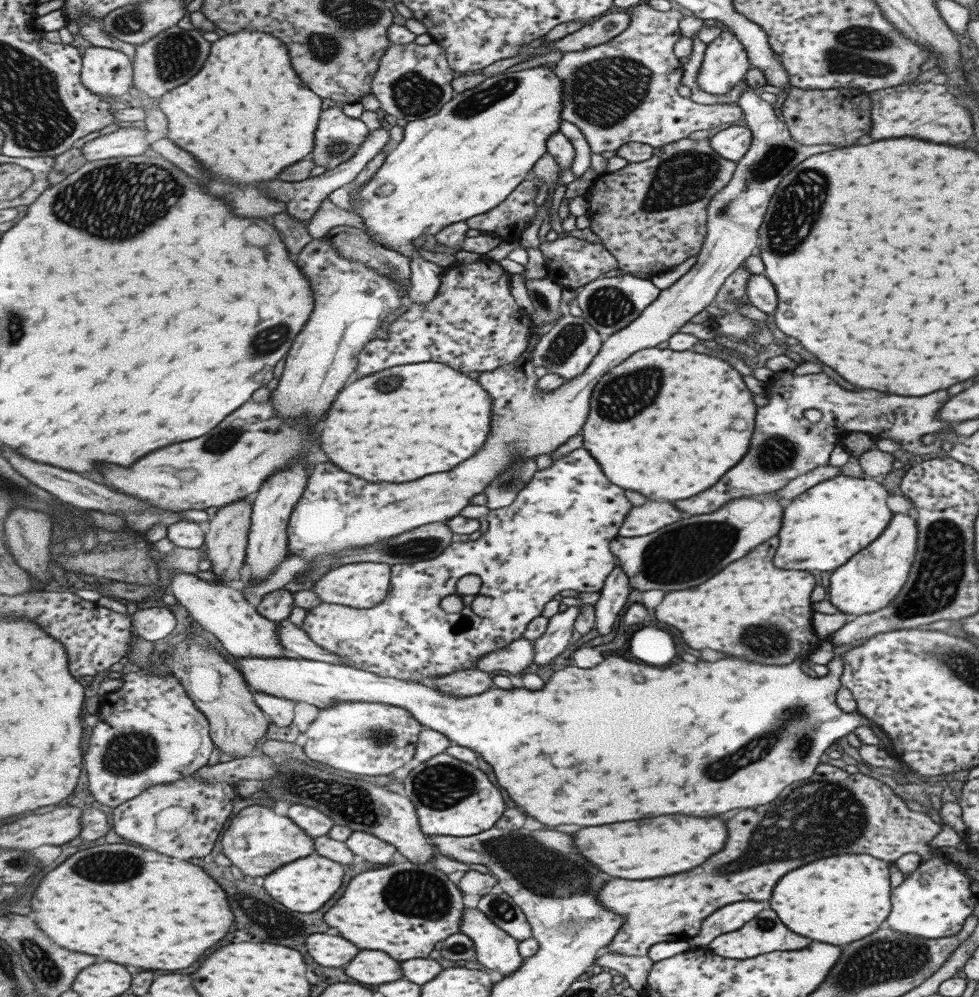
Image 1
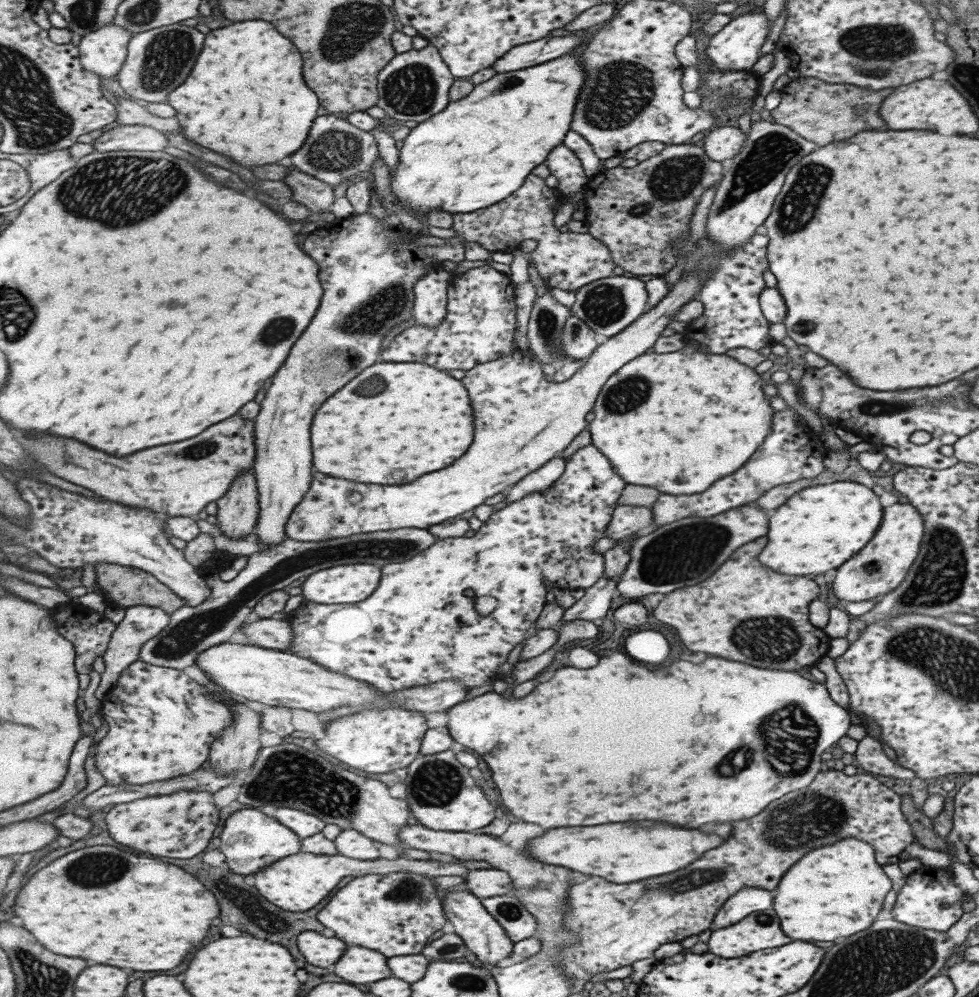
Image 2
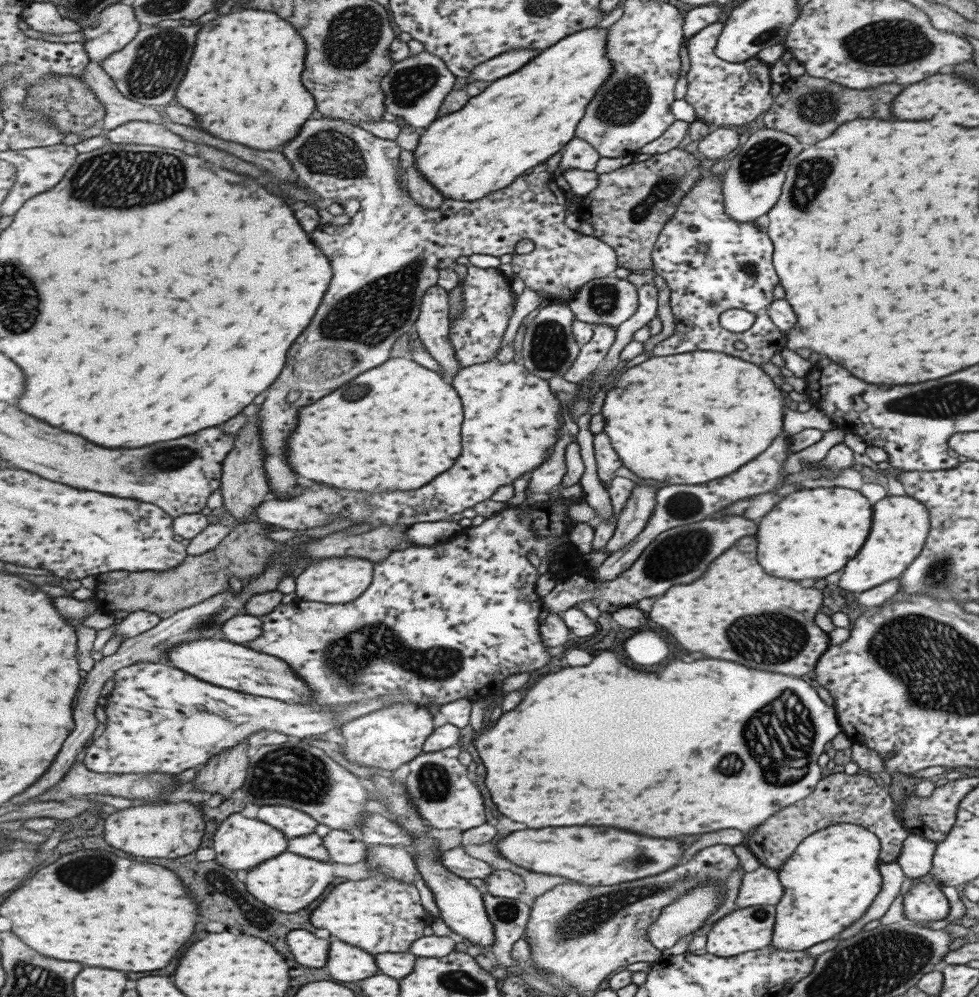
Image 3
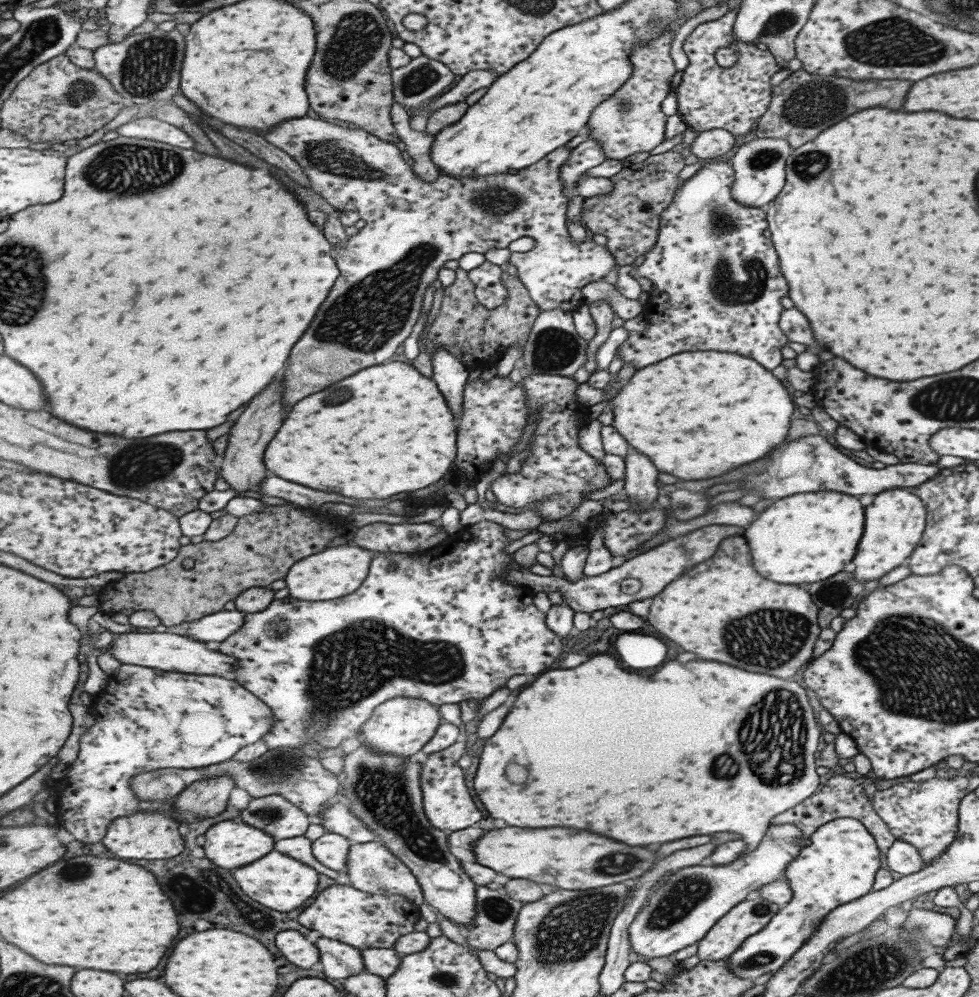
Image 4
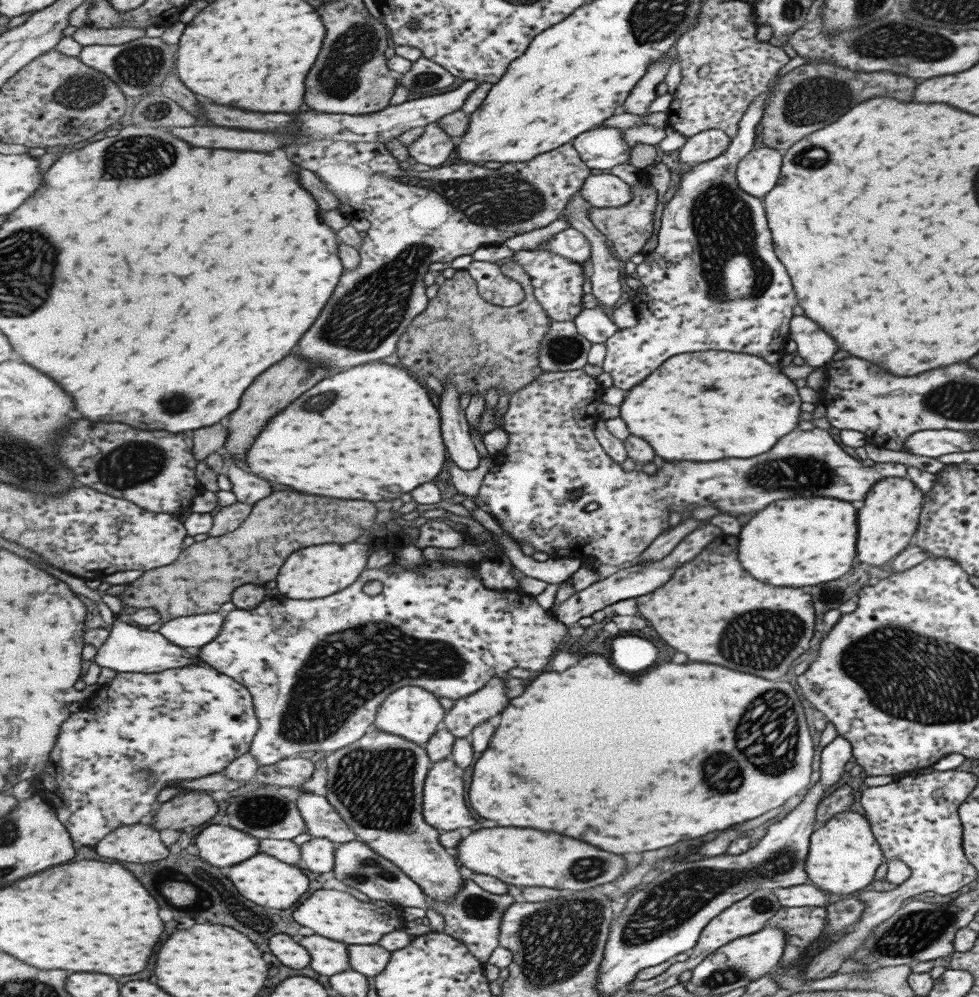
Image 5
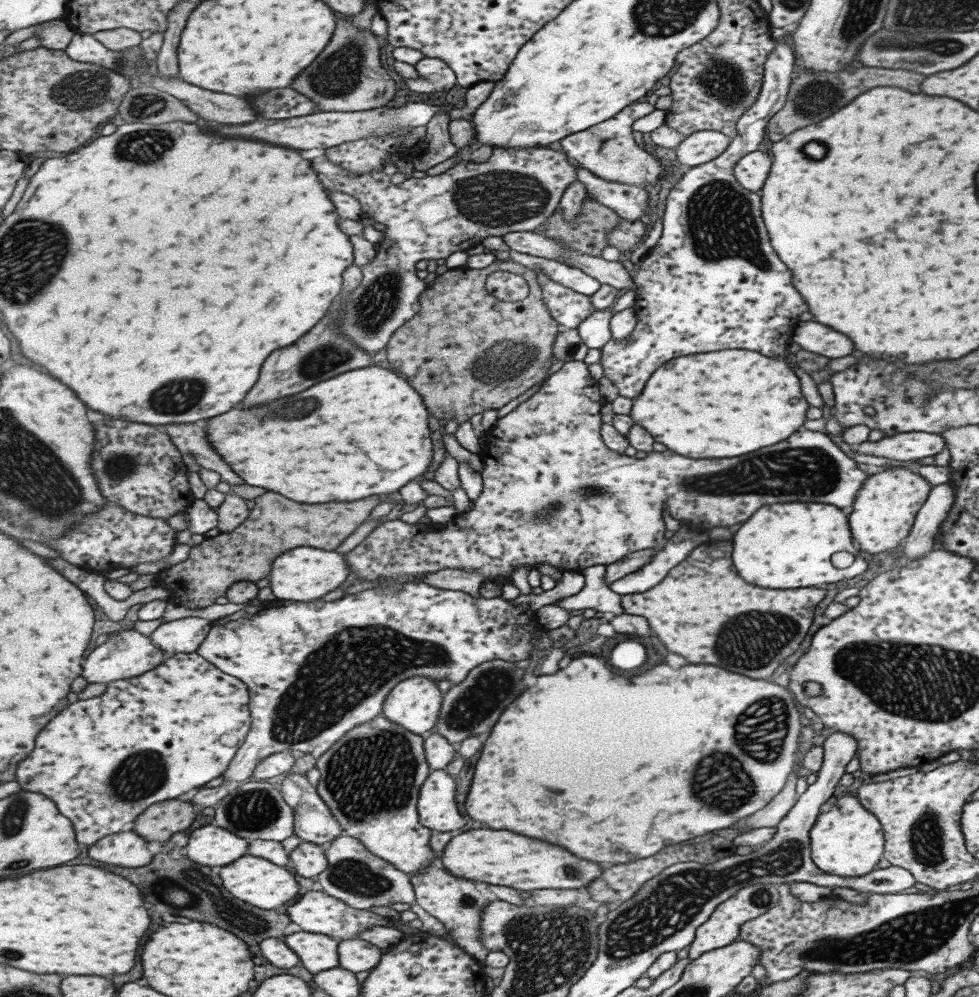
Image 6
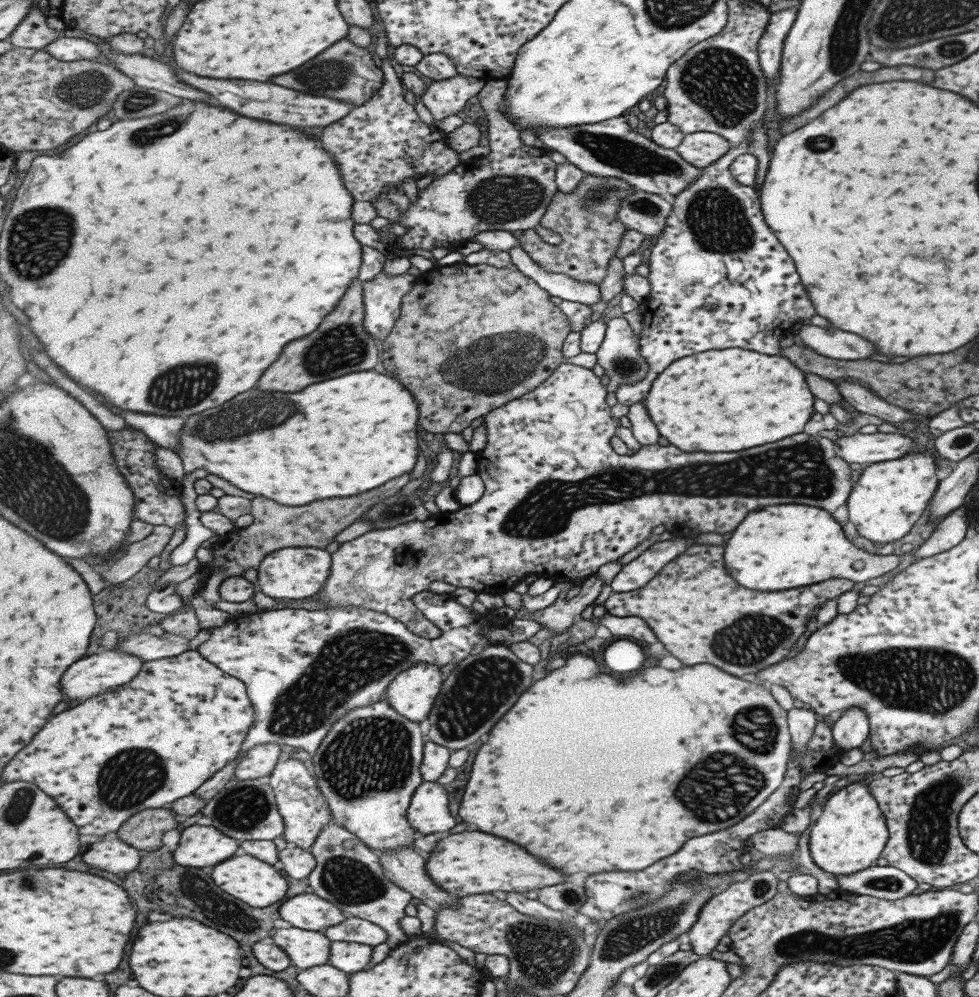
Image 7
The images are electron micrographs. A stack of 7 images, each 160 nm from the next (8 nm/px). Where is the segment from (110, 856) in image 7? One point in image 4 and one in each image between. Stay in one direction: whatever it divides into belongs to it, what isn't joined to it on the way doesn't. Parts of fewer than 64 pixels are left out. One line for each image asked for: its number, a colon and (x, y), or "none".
4: (155, 836)
5: (135, 843)
6: (129, 849)

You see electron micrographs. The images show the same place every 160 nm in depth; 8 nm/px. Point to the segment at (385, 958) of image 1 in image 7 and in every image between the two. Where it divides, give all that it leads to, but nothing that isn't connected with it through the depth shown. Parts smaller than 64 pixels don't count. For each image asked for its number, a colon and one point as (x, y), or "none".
2: (361, 966)
3: (349, 963)
4: (339, 960)
5: (330, 957)
6: (318, 952)
7: (307, 948)

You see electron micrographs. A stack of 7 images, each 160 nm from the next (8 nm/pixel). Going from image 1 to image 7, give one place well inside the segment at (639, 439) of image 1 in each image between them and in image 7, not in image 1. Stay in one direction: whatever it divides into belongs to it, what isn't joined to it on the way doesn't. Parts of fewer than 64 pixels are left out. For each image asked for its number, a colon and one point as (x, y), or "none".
2: (698, 416)
3: (692, 417)
4: (696, 414)
5: (703, 406)
6: (717, 405)
7: (721, 400)

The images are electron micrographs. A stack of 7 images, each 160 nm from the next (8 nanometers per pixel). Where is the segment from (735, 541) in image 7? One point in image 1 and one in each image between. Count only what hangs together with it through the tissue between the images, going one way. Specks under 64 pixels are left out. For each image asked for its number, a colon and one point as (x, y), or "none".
1: (821, 528)
2: (817, 529)
3: (813, 532)
4: (807, 537)
5: (803, 541)
6: (781, 546)

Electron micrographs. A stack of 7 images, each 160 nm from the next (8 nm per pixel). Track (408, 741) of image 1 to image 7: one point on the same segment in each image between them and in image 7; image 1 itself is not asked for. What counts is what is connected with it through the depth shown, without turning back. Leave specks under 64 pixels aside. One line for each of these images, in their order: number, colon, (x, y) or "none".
2: (377, 740)
3: (388, 738)
4: (402, 726)
5: (412, 712)
6: (415, 704)
7: (414, 693)

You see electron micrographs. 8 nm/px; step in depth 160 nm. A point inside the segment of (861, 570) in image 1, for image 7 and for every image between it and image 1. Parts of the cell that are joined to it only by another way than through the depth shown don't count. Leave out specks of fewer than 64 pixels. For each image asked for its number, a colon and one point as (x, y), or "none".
2: (877, 569)
3: (899, 524)
4: (894, 521)
5: (886, 522)
6: (884, 508)
7: (888, 497)

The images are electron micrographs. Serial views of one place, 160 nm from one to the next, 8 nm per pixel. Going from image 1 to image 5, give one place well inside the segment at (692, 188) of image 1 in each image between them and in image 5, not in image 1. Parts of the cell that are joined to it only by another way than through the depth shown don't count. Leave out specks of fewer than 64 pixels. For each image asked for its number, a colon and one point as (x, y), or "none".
2: (638, 213)
3: (627, 209)
4: (628, 216)
5: (627, 227)

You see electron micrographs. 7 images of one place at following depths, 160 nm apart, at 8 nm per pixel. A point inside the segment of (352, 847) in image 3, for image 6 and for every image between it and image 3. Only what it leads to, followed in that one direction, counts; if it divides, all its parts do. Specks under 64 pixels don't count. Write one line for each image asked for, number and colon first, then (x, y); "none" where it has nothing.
4: (331, 849)
5: (318, 854)
6: (309, 859)

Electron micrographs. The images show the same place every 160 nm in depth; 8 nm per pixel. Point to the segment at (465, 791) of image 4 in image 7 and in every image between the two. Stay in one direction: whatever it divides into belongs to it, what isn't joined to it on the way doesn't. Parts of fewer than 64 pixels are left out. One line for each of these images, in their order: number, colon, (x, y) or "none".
5: (445, 807)
6: (437, 805)
7: (429, 813)

